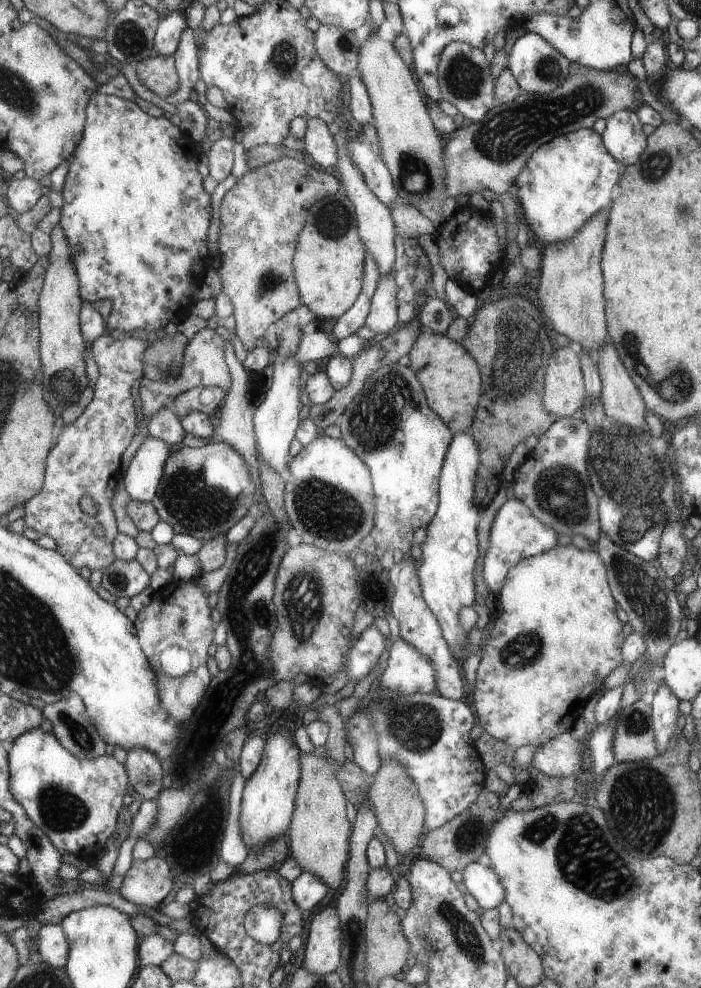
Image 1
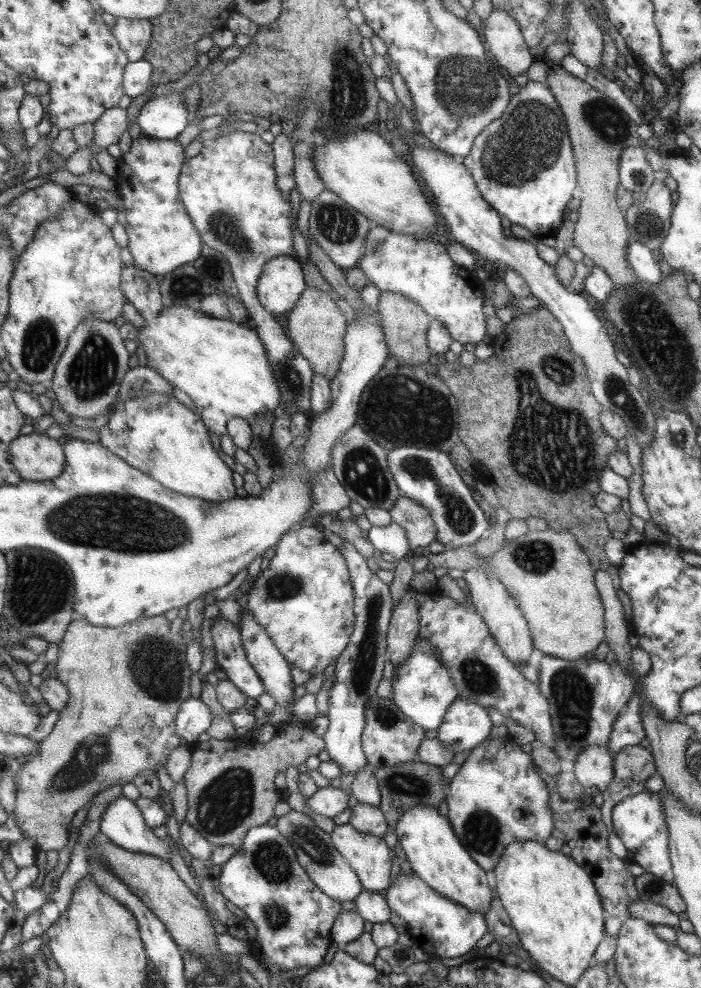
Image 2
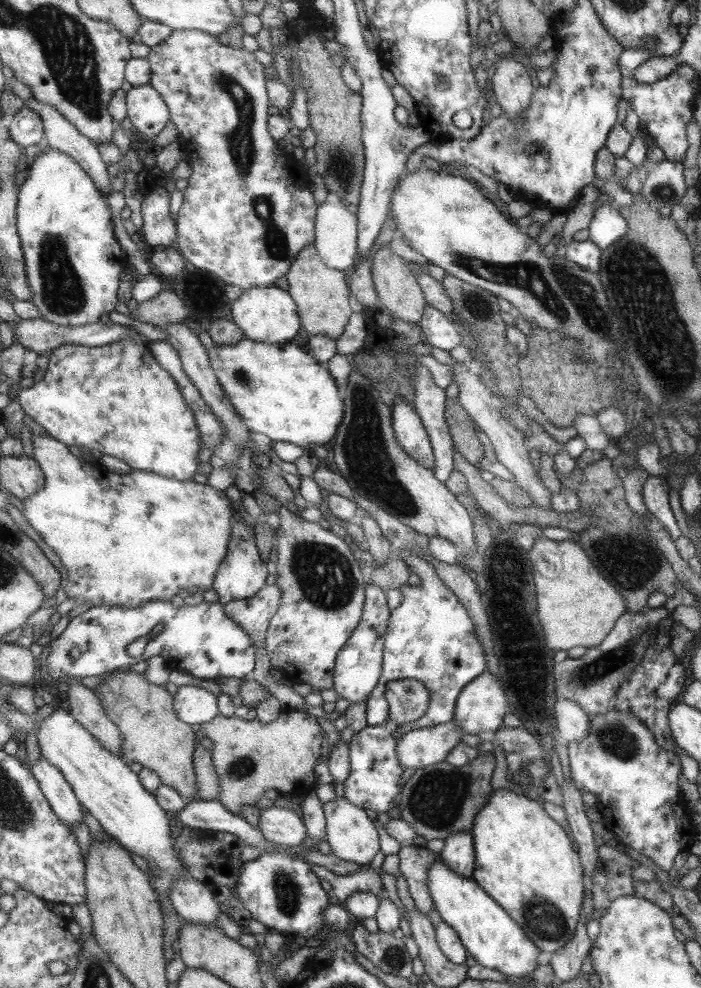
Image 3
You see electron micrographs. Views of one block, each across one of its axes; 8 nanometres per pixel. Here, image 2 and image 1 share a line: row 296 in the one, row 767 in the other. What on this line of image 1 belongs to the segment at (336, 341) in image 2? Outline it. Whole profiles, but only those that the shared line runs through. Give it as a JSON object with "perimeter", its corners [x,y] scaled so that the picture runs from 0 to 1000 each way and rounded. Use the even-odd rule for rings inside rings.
{"perimeter":[[[455,761],[429,762],[429,782],[425,806],[421,808],[419,826],[411,844],[412,867],[418,867],[429,878],[452,886],[468,899],[479,900],[489,889],[494,877],[498,832],[492,828],[492,808],[479,787],[478,777]]]}

